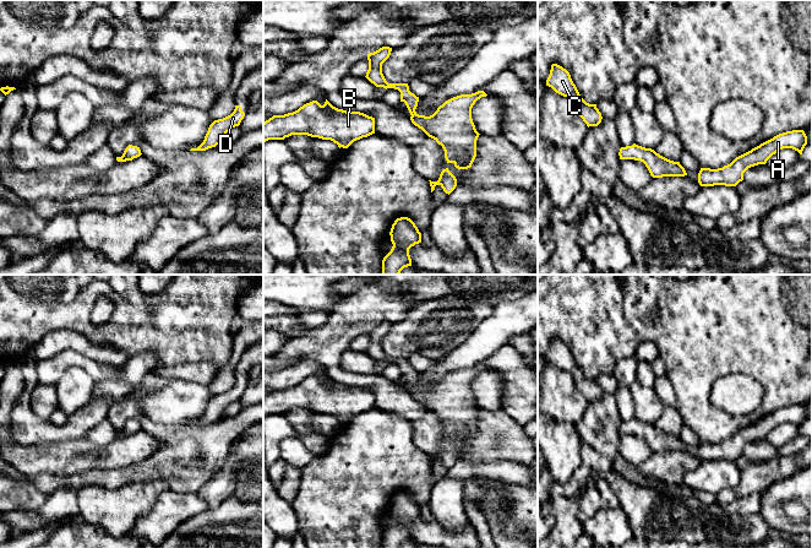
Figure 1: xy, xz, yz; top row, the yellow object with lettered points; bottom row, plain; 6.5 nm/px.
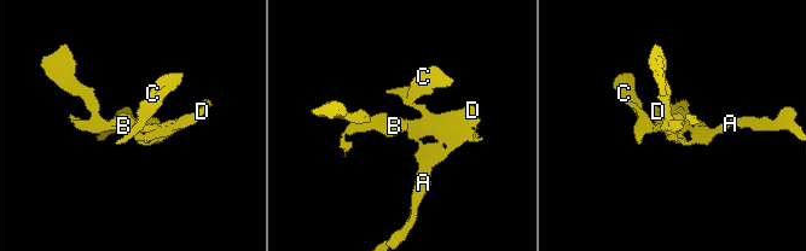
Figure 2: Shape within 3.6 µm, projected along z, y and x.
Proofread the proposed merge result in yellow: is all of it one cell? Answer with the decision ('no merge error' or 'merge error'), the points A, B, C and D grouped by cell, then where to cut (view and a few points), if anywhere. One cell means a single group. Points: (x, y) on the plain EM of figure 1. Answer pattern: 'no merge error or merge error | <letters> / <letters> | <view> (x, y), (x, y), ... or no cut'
no merge error | A B C D | no cut

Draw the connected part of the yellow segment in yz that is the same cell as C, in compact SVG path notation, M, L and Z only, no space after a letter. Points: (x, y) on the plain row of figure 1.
M552 338L550 349L546 354L546 360L551 362L556 368L570 373L576 386L588 402L598 401L601 397L603 391L596 382L596 379L589 379L582 373L566 343L557 338Z

